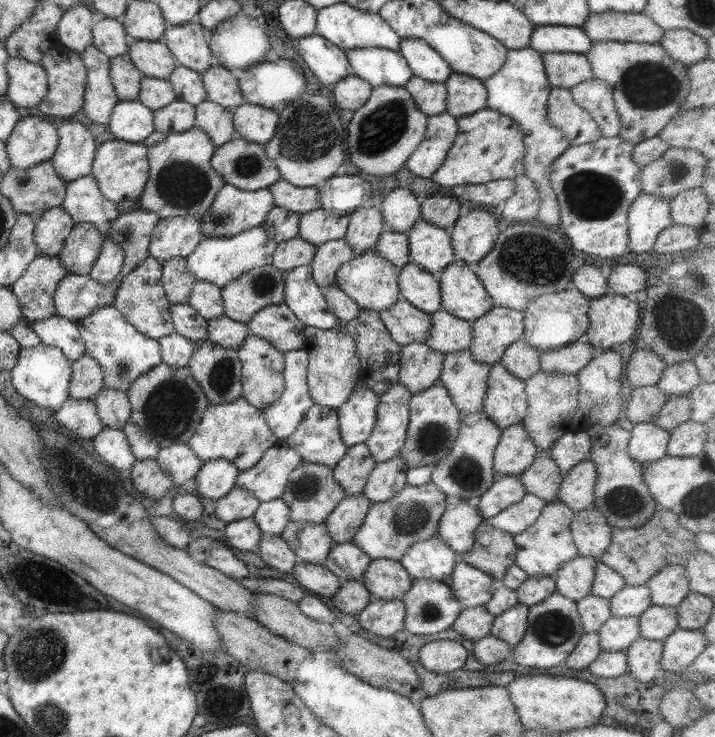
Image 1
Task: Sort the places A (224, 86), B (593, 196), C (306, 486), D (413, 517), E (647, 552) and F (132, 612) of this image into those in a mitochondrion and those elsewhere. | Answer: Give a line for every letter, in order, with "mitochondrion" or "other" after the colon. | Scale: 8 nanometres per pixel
A: other
B: mitochondrion
C: mitochondrion
D: mitochondrion
E: other
F: other

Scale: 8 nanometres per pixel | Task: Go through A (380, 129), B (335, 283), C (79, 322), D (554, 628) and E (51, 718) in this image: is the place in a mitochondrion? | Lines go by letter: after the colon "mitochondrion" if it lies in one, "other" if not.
A: mitochondrion
B: other
C: other
D: mitochondrion
E: mitochondrion

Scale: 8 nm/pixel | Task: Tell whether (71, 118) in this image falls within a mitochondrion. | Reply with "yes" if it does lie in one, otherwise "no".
no

